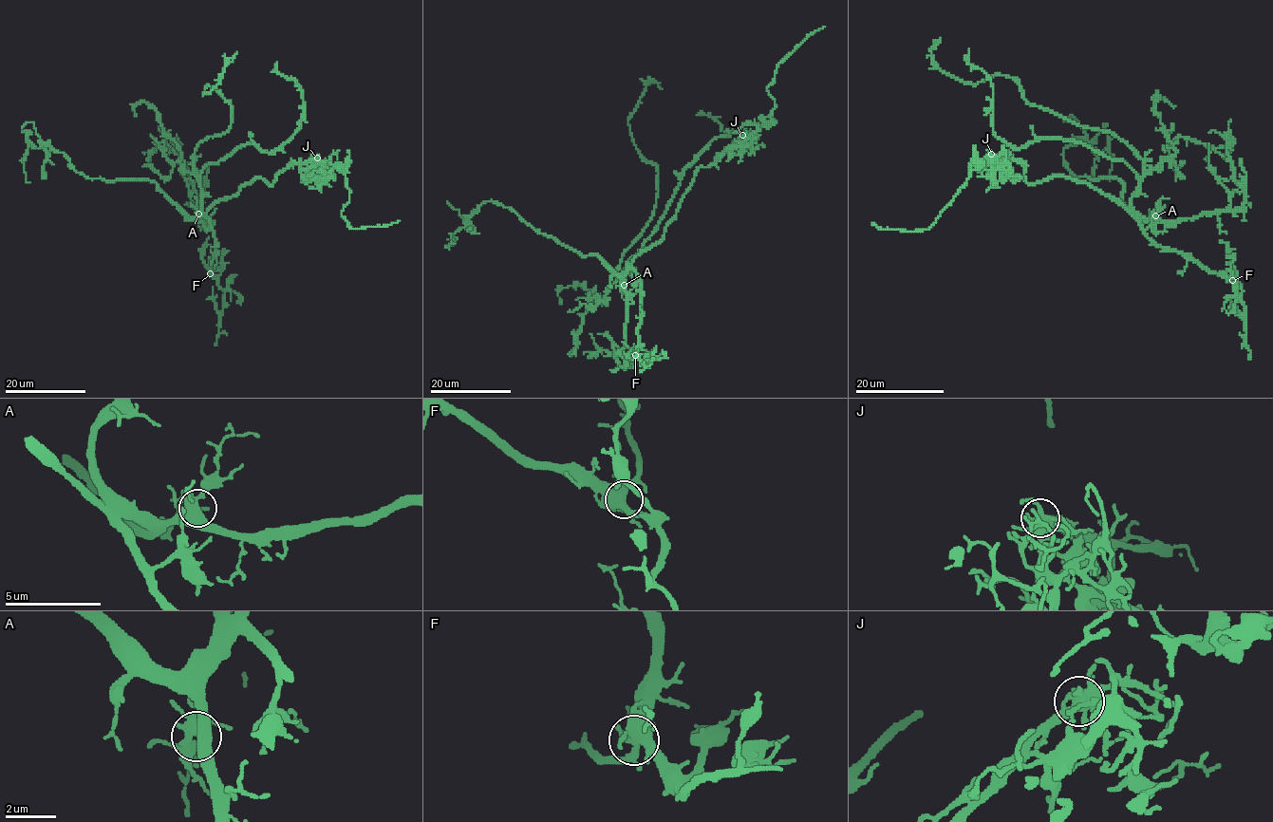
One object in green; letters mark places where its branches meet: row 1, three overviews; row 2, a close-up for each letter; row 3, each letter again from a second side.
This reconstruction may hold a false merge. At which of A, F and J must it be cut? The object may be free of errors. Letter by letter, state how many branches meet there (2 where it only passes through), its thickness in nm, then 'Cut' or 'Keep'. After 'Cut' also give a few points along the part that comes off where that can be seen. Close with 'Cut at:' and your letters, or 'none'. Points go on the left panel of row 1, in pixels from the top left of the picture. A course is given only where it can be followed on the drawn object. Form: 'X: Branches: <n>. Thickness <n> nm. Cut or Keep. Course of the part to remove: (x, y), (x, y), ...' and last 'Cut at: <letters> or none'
A: Branches: 6. Thickness 460 nm. Keep
F: Branches: 7. Thickness 440 nm. Keep
J: Branches: 5. Thickness 440 nm. Cut. Course of the part to remove: (316, 158), (327, 174), (338, 163), (344, 173), (349, 193), (342, 215), (349, 227), (400, 221)
Cut at: J

